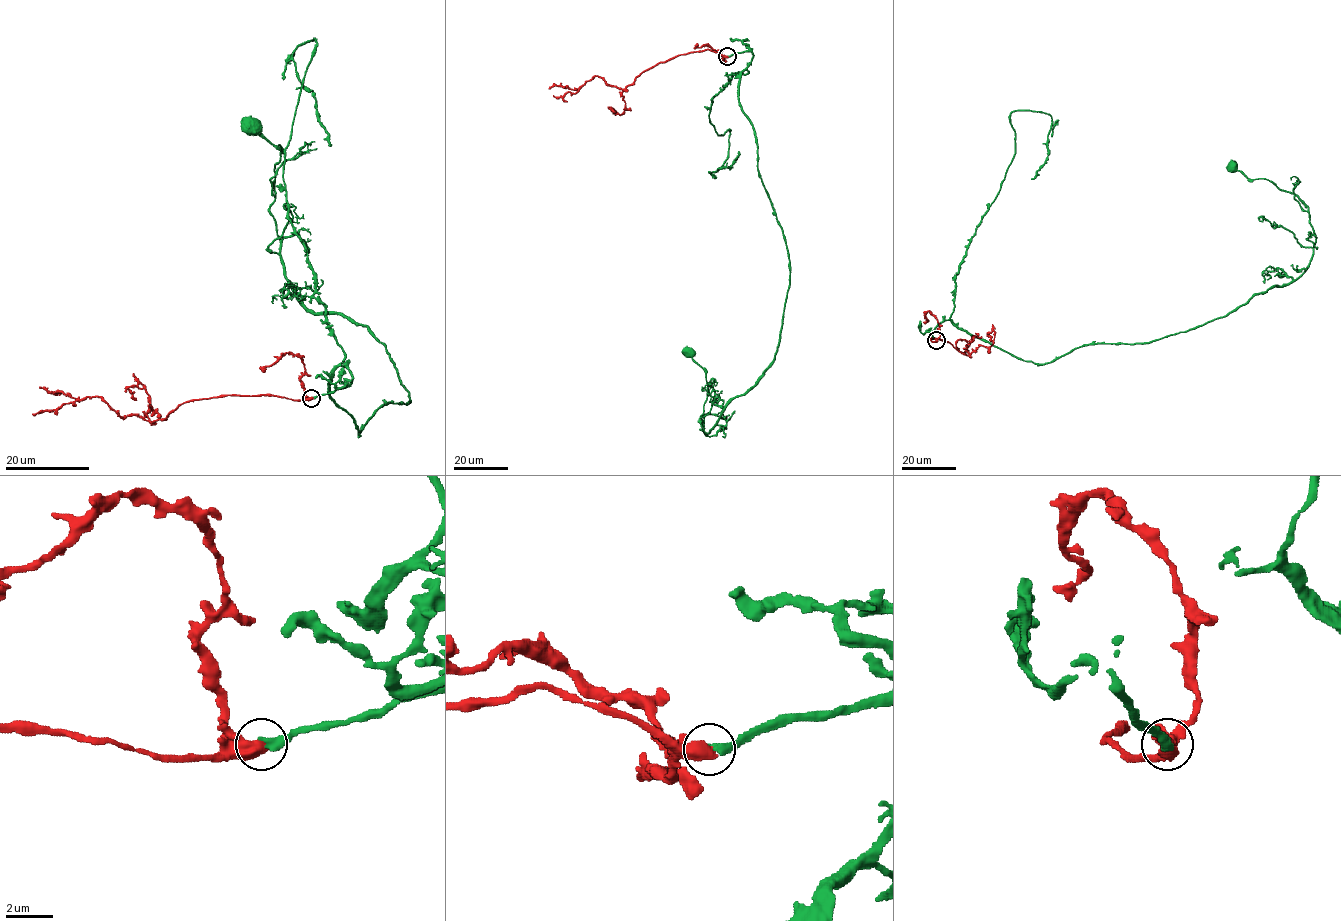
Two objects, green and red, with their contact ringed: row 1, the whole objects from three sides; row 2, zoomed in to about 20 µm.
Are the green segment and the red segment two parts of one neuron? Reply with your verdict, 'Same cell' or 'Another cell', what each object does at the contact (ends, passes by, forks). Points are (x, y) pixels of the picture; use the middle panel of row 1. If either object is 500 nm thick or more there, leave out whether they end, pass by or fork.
Same cell

